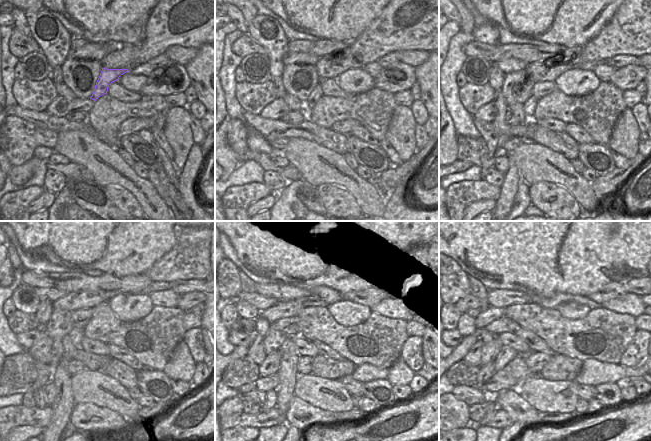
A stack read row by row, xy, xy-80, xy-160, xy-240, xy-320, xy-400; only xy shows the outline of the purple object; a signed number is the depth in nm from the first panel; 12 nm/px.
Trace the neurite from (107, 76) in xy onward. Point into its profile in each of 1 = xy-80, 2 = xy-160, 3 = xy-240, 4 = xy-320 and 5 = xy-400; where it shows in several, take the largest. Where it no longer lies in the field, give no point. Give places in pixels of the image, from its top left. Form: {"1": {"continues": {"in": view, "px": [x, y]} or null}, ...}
{"1": {"continues": {"in": "xy-80", "px": [314, 96]}}, "2": {"continues": {"in": "xy-160", "px": [529, 106]}}, "3": {"continues": {"in": "xy-240", "px": [76, 334]}}, "4": {"continues": {"in": "xy-320", "px": [288, 346]}}, "5": {"continues": {"in": "xy-400", "px": [506, 354]}}}

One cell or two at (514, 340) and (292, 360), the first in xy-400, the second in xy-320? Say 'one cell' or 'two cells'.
two cells

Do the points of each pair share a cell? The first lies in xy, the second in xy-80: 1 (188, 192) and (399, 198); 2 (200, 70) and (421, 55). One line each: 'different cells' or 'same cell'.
1: same cell
2: different cells

